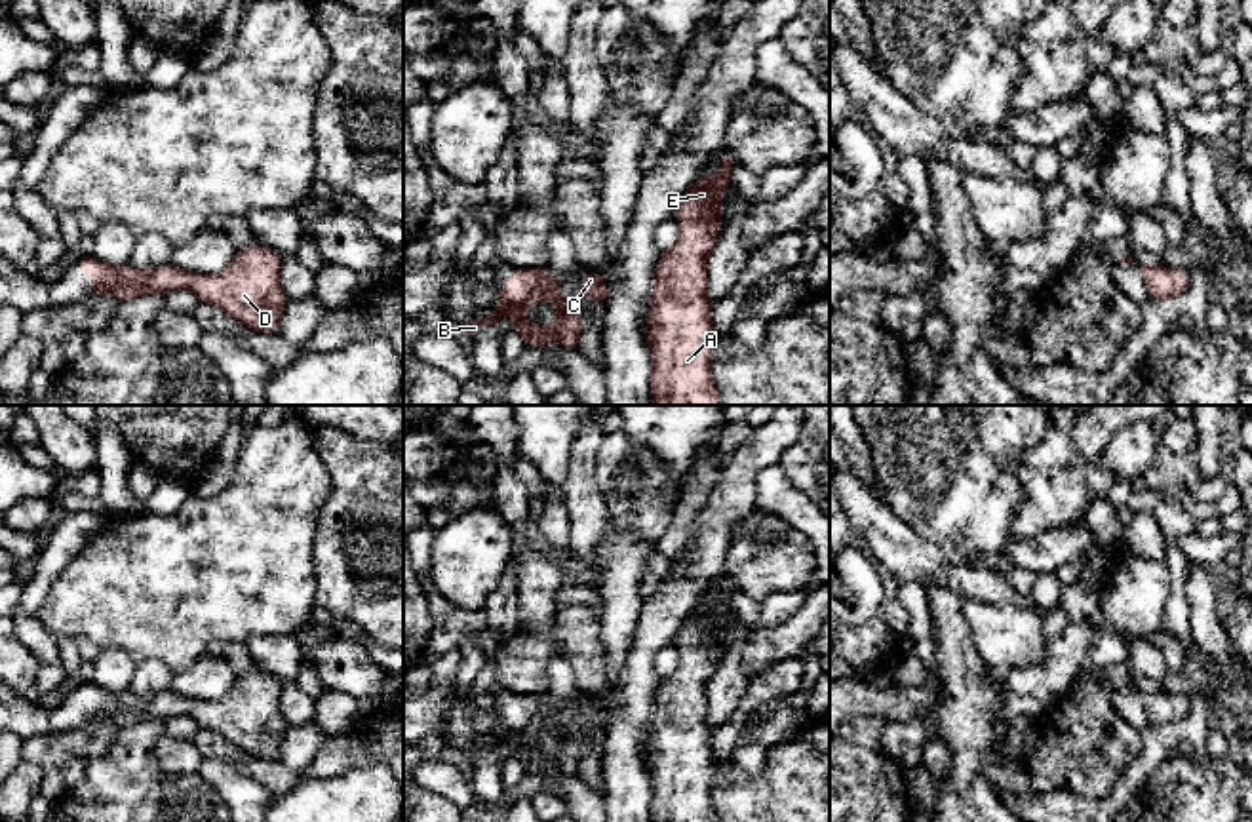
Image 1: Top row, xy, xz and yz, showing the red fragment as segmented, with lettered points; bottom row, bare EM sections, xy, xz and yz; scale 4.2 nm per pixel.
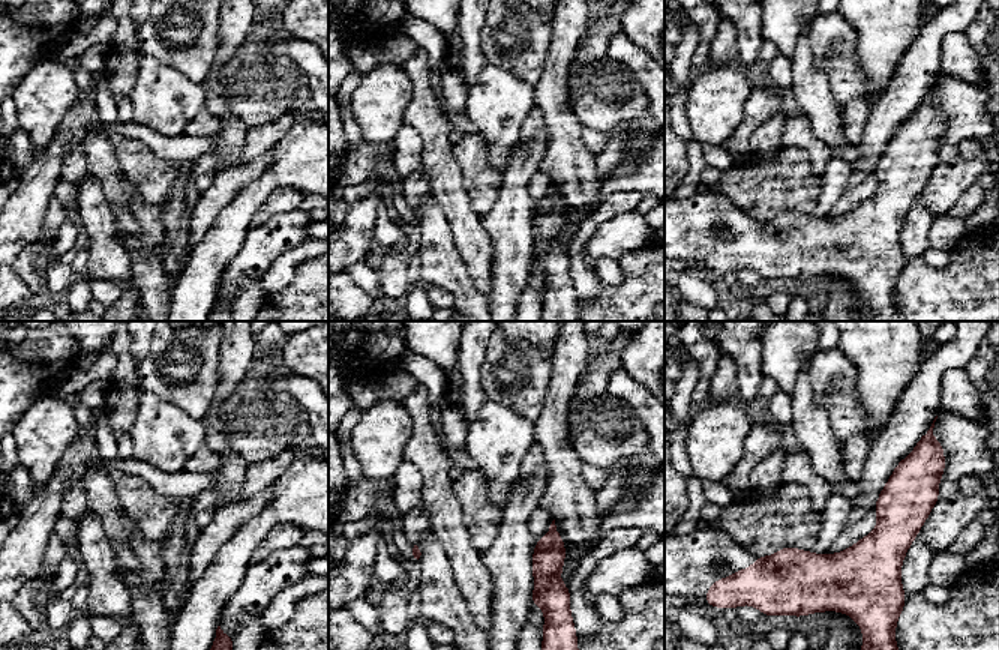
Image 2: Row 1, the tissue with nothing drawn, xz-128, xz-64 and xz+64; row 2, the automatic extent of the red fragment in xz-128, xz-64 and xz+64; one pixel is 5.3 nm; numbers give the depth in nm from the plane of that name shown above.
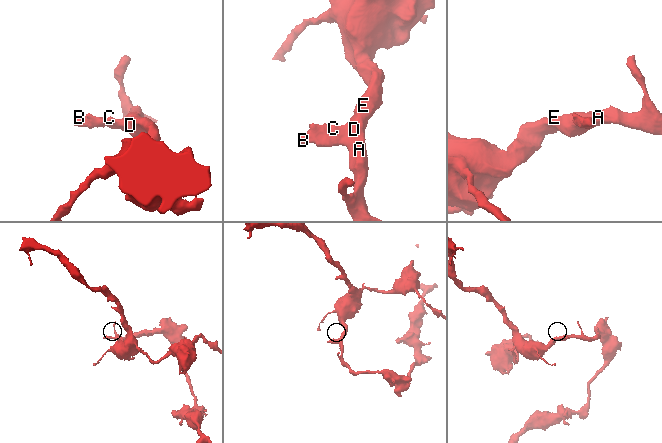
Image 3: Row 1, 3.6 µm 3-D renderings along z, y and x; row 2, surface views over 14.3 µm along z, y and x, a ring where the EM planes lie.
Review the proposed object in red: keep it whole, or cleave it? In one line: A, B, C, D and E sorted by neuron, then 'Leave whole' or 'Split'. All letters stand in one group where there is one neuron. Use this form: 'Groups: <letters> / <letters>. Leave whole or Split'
Groups: A B C D E. Leave whole

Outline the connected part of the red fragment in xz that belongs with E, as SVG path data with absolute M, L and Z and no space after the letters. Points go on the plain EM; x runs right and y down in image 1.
M721 577L717 590L721 599L704 601L698 597L696 609L672 641L679 653L679 664L670 675L660 677L649 723L651 742L645 748L645 765L653 786L651 822L717 822L710 797L714 750L706 721L706 689L723 645L723 613L733 613L727 597L734 590L738 586Z

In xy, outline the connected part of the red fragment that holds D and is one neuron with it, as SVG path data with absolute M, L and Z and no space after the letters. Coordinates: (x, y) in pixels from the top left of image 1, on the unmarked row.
M259 670L236 675L232 689L215 700L186 698L175 689L137 696L129 689L107 691L95 681L82 681L74 691L93 708L89 723L108 719L116 727L129 727L148 719L188 715L198 729L226 738L261 761L278 757L287 731L280 714L282 683Z

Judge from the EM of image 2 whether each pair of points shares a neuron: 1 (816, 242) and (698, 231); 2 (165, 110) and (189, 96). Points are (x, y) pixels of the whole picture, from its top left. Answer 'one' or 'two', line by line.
1: one
2: one

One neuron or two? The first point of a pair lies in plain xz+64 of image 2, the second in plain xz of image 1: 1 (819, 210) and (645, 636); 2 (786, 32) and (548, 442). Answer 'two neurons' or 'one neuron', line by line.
1: two neurons
2: one neuron

